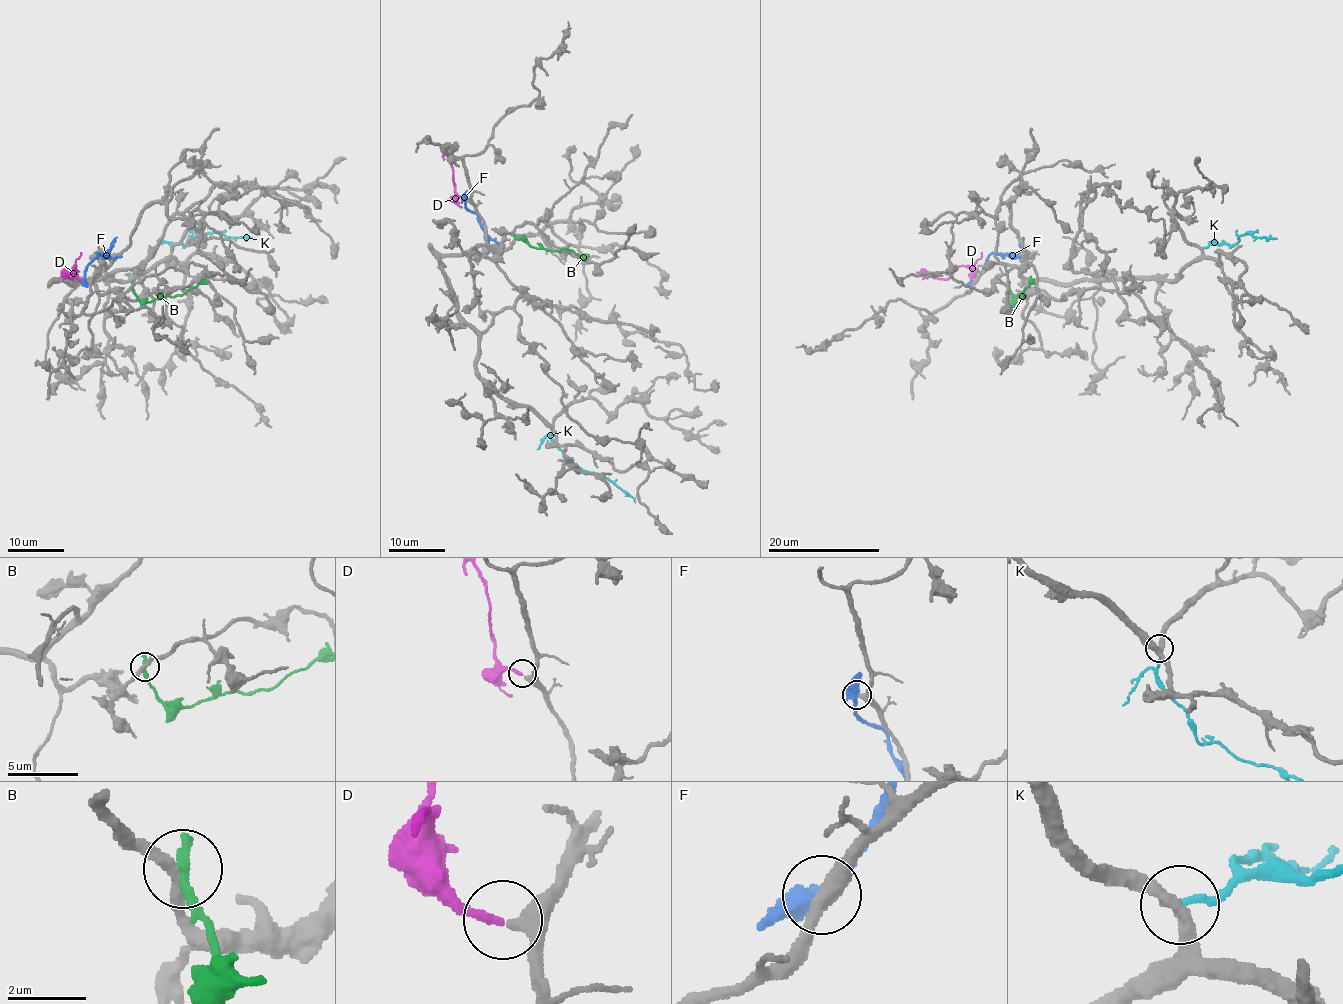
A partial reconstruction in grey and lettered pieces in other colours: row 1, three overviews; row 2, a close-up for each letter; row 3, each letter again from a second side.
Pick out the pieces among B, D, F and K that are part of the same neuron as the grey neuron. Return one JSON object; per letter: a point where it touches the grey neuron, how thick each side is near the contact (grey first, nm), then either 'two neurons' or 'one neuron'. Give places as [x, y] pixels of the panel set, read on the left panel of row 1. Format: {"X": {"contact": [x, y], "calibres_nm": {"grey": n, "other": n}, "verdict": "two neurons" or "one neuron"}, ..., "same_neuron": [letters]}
{"B": {"contact": [132, 286], "calibres_nm": {"grey": 280, "other": 360}, "verdict": "two neurons"}, "D": {"contact": [85, 281], "calibres_nm": {"grey": 320, "other": 200}, "verdict": "one neuron"}, "F": {"contact": [85, 282], "calibres_nm": {"grey": 340, "other": 480}, "verdict": "two neurons"}, "K": {"contact": [171, 248], "calibres_nm": {"grey": 320, "other": 190}, "verdict": "two neurons"}, "same_neuron": ["D"]}

